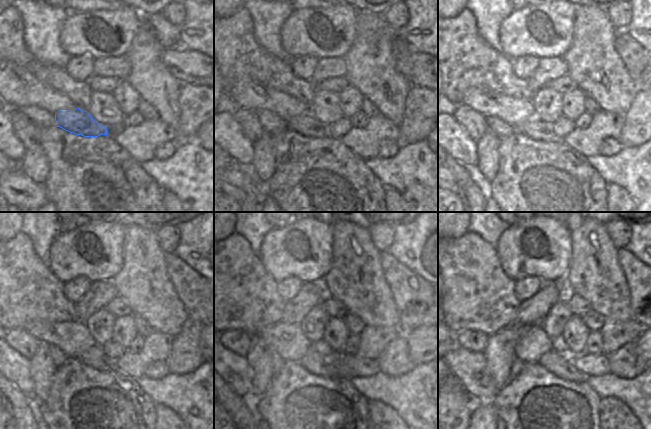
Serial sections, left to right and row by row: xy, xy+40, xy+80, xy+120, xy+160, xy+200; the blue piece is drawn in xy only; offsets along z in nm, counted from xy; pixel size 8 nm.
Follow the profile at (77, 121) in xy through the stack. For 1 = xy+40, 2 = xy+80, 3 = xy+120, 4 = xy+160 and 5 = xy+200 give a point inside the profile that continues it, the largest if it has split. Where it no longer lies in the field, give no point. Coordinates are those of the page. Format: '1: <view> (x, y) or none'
1: xy+40 (306, 125)
2: xy+80 (535, 128)
3: xy+120 (93, 356)
4: xy+160 (322, 362)
5: xy+200 (560, 365)

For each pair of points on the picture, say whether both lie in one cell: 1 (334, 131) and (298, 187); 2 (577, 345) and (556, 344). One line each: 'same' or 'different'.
1: different
2: different

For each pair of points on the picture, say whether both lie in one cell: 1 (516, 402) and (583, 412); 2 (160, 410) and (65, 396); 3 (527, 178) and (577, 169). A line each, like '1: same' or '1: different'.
1: same
2: different
3: same

